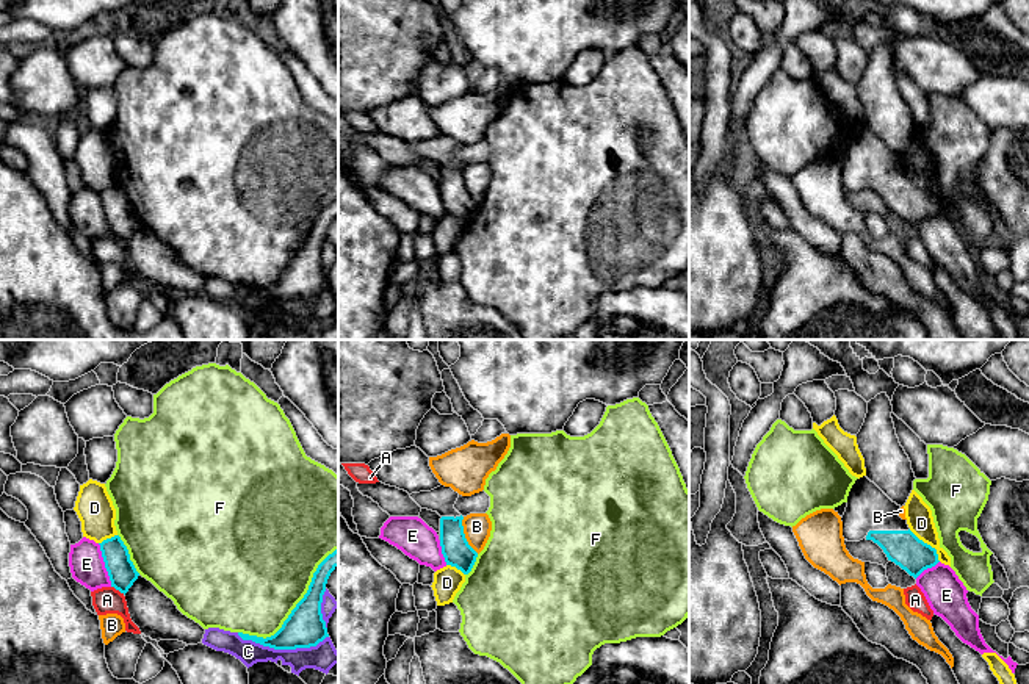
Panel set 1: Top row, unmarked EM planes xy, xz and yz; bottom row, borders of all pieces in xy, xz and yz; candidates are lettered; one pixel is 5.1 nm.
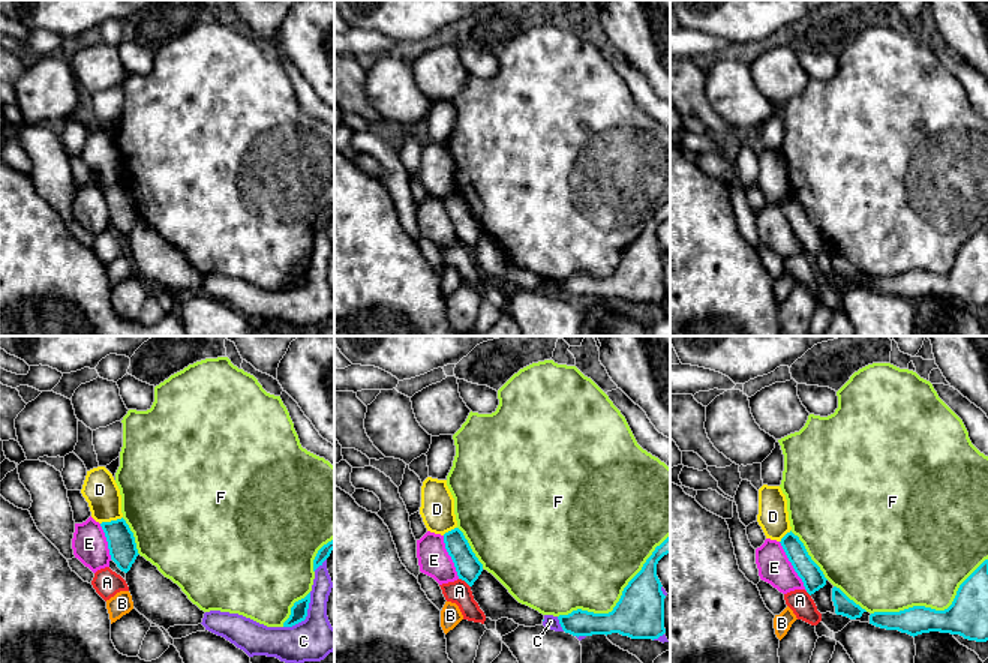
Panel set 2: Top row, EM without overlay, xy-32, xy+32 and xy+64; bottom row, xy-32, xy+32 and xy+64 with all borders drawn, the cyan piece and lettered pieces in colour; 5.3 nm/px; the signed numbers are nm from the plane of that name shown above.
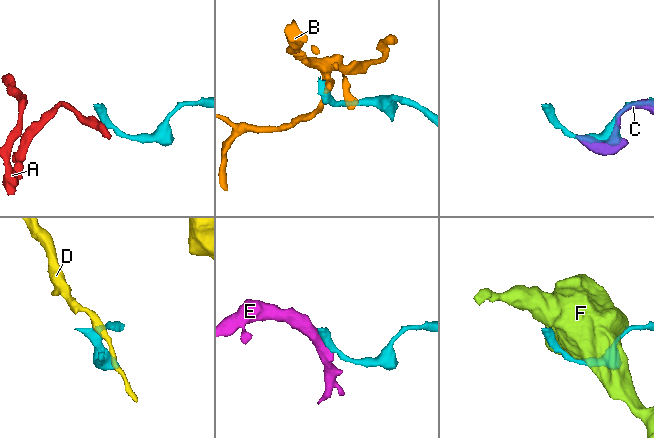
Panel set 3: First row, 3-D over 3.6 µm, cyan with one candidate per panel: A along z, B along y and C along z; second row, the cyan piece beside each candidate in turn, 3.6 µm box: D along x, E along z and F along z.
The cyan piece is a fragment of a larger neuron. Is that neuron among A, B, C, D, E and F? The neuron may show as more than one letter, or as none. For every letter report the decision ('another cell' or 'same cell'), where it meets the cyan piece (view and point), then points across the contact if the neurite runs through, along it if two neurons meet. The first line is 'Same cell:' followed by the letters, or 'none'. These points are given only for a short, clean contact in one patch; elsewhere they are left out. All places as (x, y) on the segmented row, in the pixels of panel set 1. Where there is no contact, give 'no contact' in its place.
Same cell: none
A: another cell; contact xy (118, 589); border xy (111, 586), (124, 594)
B: another cell; contact xz (464, 536); border xz (462, 517), (464, 537), (478, 553)
C: another cell; contact xy (282, 648)
D: another cell; contact yz (926, 543); border yz (909, 529), (929, 543), (940, 561)
E: another cell; contact xy (105, 565)
F: another cell; contact xy (295, 608)

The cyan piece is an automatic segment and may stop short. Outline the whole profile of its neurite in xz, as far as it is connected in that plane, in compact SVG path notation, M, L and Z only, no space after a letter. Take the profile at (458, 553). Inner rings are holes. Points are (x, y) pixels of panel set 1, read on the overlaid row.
M486 491L471 496L459 495L454 509L459 517L442 517L440 531L437 532L442 554L446 565L456 567L464 574L468 574L476 562L478 553L468 545L462 520L470 513L486 513L490 507L490 496Z

